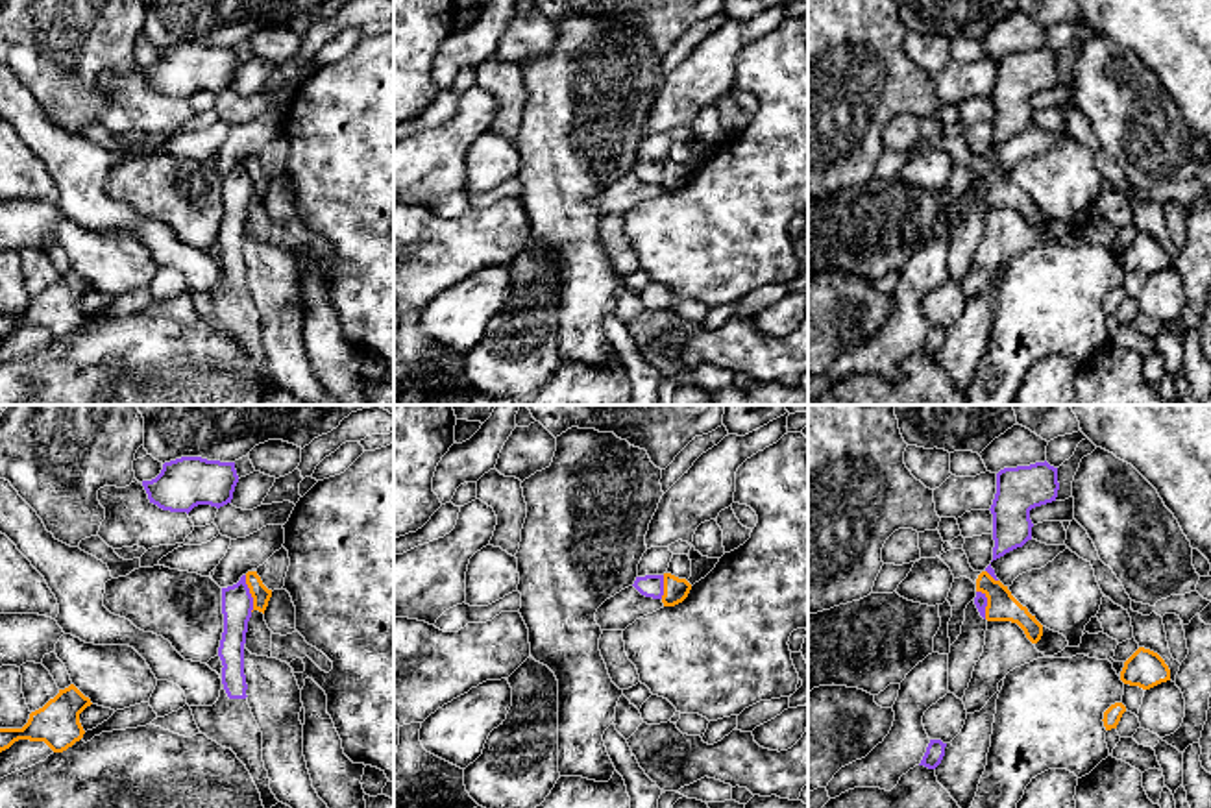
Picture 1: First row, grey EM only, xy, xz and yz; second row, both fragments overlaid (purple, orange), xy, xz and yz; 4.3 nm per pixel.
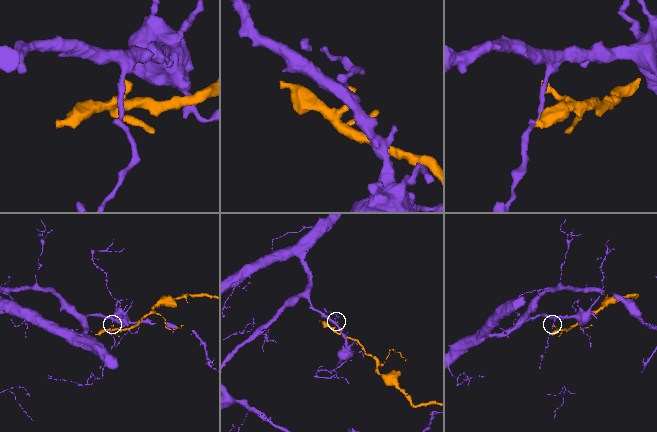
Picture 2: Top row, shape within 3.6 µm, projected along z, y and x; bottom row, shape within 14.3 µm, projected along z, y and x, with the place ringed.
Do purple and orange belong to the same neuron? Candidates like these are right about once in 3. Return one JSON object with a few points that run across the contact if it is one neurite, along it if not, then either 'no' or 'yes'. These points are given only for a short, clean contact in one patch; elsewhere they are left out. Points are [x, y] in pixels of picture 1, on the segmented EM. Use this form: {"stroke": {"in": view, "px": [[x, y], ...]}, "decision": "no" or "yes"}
{"stroke": {"in": "xy", "px": [[244, 575], [252, 611]]}, "decision": "no"}

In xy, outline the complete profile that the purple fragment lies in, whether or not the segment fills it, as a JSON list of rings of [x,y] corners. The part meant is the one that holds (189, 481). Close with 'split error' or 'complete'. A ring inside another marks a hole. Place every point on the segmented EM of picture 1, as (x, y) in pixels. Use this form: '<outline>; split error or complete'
[[[181,457],[163,464],[161,473],[142,481],[150,503],[170,512],[190,512],[198,505],[231,503],[239,475],[235,462]]]; complete

